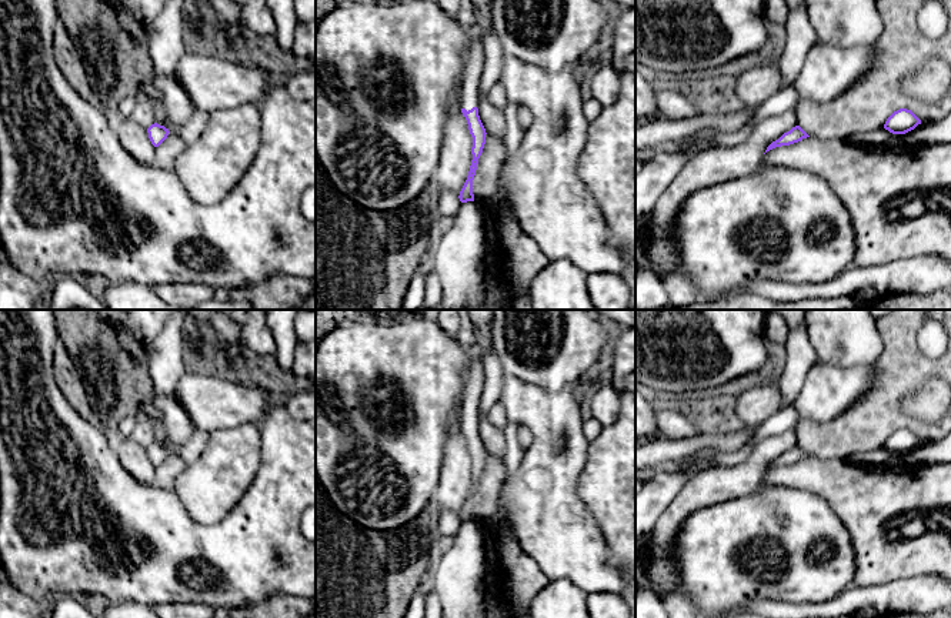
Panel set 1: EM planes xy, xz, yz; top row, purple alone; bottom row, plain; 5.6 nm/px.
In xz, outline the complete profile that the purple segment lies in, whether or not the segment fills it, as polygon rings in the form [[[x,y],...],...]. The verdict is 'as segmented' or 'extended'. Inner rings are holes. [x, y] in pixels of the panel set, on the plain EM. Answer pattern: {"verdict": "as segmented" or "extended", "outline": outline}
{"verdict": "extended", "outline": [[[477,350],[471,353],[470,358],[470,371],[467,375],[463,402],[461,402],[461,432],[467,440],[470,454],[473,457],[473,467],[471,467],[471,485],[467,495],[467,500],[460,511],[460,521],[474,521],[473,514],[473,500],[476,495],[478,478],[483,472],[485,464],[485,448],[478,435],[478,401],[484,388],[484,370],[481,364],[480,354]]]}

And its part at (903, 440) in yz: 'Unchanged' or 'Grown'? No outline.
Unchanged

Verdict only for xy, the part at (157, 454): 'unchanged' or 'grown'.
unchanged

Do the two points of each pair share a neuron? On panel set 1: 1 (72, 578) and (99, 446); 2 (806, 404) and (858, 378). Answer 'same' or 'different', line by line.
1: same
2: same

